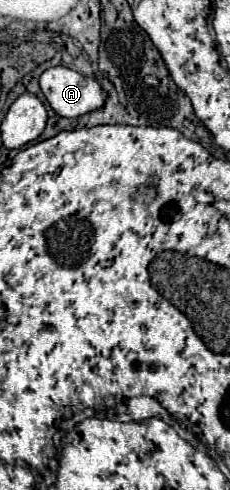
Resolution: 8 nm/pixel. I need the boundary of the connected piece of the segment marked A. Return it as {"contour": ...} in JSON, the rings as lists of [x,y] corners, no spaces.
{"contour":[[[49,68],[41,74],[39,82],[49,106],[57,116],[79,118],[105,106],[105,90],[101,84],[97,84],[95,78],[83,76],[71,68]]]}

